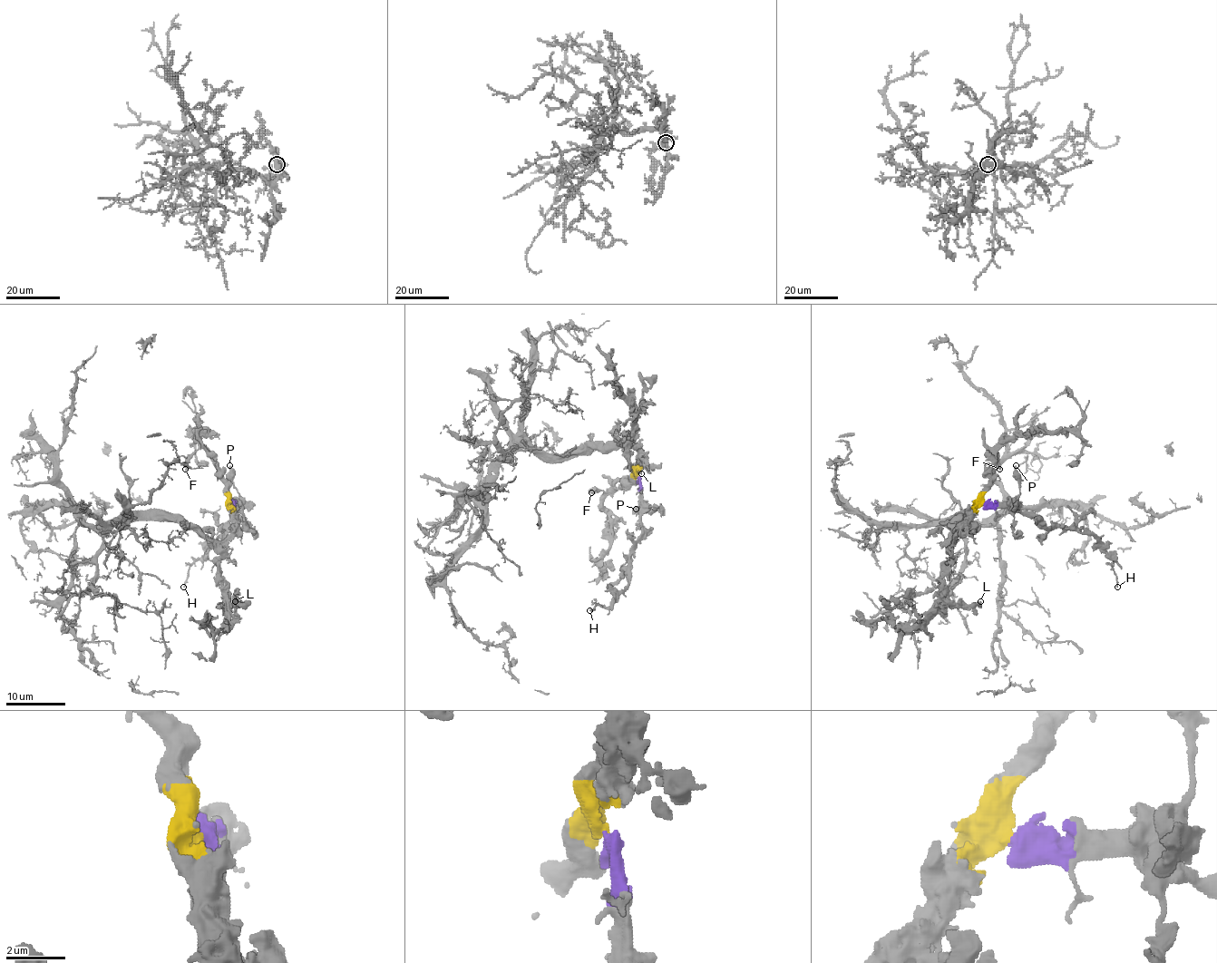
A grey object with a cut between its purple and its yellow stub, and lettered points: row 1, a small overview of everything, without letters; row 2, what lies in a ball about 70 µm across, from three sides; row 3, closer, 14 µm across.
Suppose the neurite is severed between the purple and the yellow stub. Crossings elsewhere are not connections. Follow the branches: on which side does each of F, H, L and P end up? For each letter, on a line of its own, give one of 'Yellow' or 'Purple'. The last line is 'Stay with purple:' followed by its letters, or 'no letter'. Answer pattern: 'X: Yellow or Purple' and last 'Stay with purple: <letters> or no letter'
F: Yellow
H: Purple
L: Yellow
P: Purple
Stay with purple: H, P

